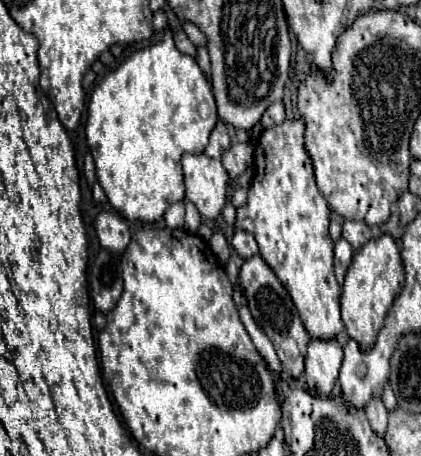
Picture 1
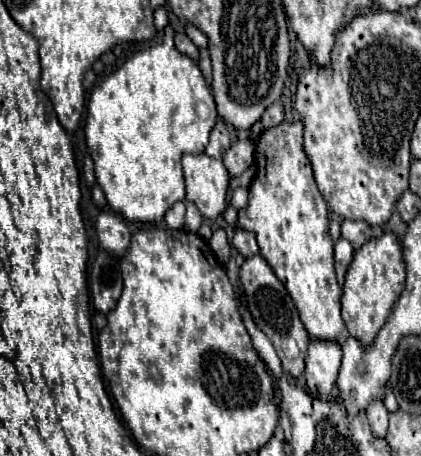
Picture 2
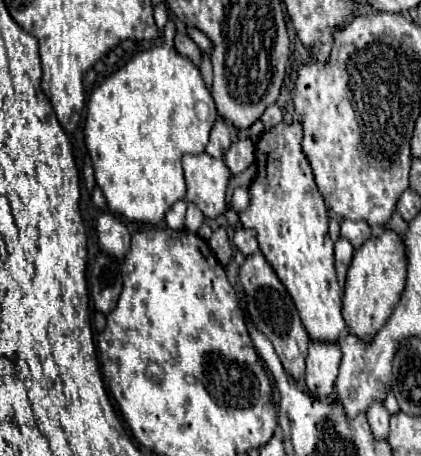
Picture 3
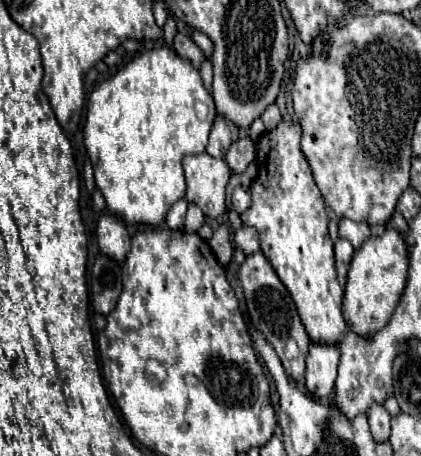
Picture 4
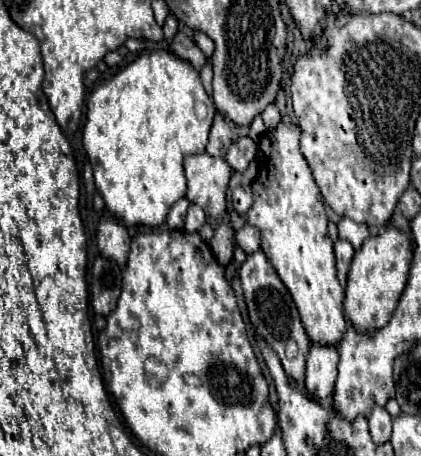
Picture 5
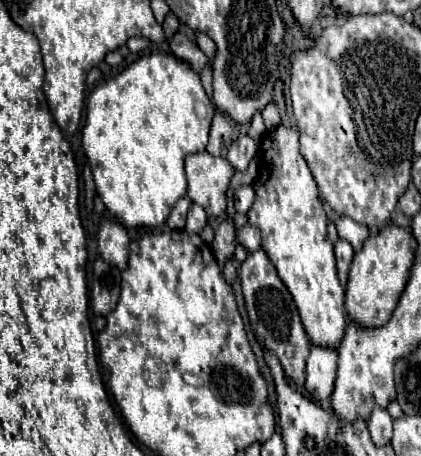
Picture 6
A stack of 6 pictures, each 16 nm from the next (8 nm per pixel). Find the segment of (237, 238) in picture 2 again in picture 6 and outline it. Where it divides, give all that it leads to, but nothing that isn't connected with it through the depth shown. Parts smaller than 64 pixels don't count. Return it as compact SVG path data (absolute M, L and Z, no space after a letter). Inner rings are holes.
M244 226L244 228L238 232L238 242L240 242L248 252L258 250L260 244L262 244L260 230L258 230L256 226Z

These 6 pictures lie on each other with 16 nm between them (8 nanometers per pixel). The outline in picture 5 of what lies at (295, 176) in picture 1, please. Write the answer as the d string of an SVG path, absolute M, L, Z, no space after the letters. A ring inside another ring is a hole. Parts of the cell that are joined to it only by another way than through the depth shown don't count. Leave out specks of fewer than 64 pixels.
M278 124L276 130L266 134L260 140L260 158L258 160L258 178L254 182L254 204L244 214L246 222L256 226L262 234L262 250L266 252L268 260L276 268L280 280L292 294L296 308L300 312L302 324L314 344L328 344L336 346L344 332L346 332L346 318L344 318L344 288L338 284L336 278L336 262L334 262L334 248L332 240L328 240L328 218L324 212L324 202L320 190L312 178L310 166L300 154L300 128Z

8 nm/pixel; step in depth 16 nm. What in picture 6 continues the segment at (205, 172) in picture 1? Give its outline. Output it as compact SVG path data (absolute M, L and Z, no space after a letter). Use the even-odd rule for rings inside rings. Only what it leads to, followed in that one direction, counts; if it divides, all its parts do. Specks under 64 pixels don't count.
M208 152L192 154L186 158L186 176L188 198L194 204L200 204L208 216L226 212L226 192L234 176L234 168L226 158Z

